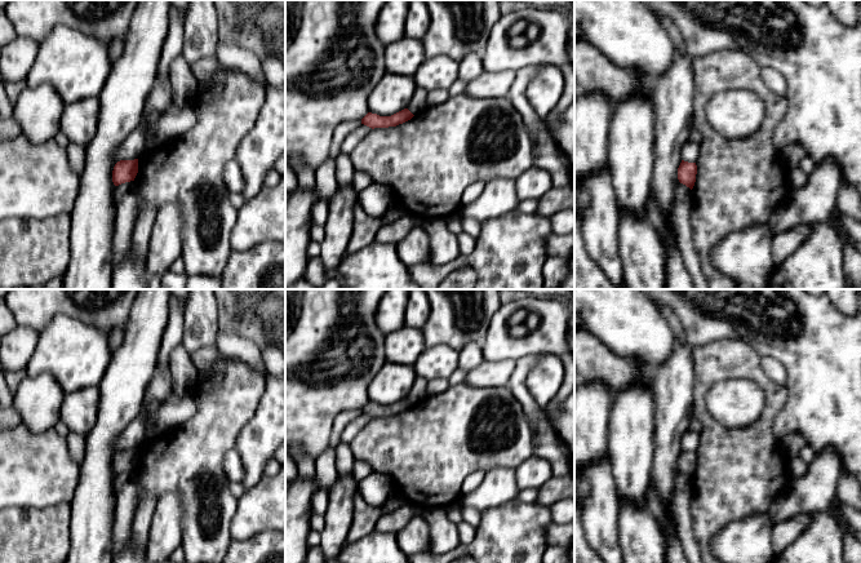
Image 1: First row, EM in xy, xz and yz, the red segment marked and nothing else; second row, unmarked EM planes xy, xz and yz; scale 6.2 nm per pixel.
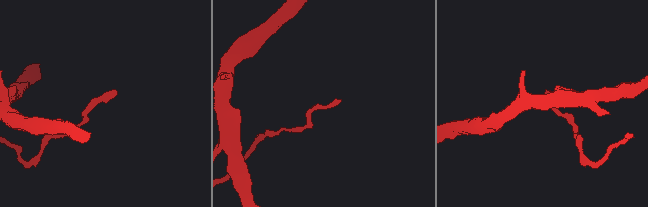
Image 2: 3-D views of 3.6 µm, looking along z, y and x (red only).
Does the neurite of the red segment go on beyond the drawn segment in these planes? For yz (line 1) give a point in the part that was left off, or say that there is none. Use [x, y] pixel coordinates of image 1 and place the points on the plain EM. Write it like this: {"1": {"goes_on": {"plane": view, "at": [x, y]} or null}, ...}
{"1": {"goes_on": null}}

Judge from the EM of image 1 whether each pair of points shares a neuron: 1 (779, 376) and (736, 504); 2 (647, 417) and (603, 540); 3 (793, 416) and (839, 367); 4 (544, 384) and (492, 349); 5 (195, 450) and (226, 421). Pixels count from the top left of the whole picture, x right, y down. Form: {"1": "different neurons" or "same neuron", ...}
{"1": "different neurons", "2": "same neuron", "3": "same neuron", "4": "different neurons", "5": "same neuron"}

